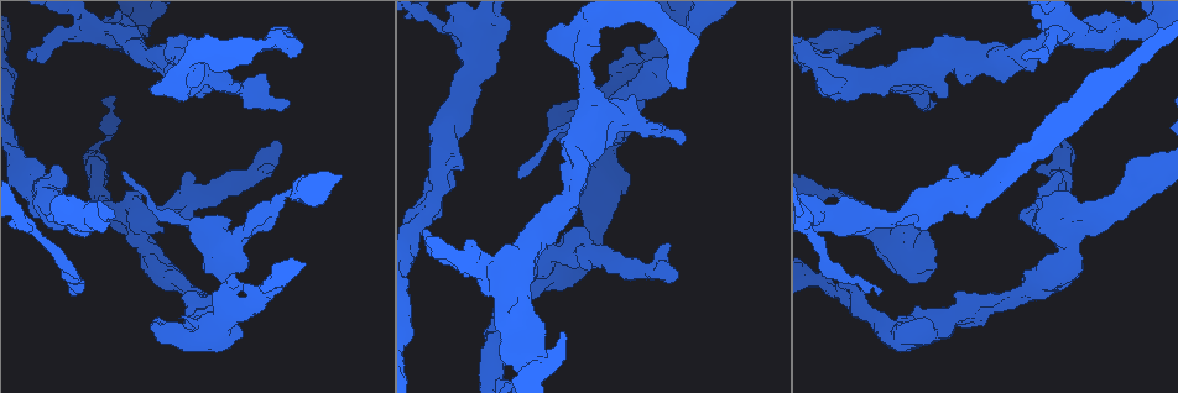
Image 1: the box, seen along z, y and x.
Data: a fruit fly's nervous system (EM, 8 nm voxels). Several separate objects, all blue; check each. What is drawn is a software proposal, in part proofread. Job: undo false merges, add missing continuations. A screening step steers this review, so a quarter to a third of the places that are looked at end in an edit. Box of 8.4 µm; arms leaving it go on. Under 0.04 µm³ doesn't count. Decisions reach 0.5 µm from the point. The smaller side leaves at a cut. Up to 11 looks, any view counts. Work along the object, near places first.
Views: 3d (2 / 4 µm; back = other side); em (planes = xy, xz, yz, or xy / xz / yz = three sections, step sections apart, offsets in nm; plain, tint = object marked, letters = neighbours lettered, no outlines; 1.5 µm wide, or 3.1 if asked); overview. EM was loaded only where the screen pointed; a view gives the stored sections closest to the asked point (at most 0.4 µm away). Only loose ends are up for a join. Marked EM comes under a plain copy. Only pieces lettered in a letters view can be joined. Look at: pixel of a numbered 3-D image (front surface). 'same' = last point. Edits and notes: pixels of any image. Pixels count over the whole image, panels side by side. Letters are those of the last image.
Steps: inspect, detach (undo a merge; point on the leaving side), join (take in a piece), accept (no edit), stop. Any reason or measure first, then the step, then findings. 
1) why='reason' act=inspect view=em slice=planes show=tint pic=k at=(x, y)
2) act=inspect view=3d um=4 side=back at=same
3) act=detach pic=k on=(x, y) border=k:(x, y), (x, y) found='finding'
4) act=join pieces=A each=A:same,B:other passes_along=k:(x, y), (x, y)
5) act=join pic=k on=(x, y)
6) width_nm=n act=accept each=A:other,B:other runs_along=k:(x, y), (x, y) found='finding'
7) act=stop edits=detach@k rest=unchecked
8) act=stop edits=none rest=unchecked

why='thick end' act=inspect view=3d um=2 pic=1 at=(643, 105)

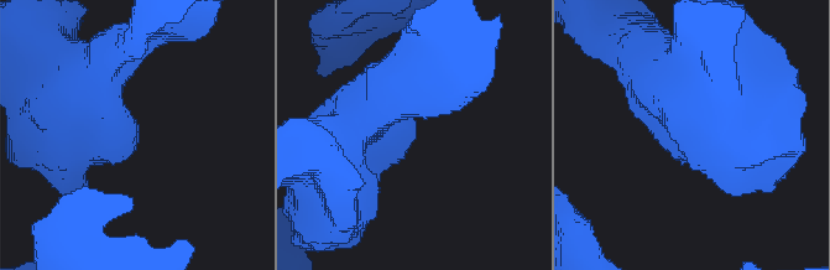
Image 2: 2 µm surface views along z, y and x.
why='shape alone is not enough' act=inspect view=em slice=yz step=8 show=letters pic=2 at=(134, 147)

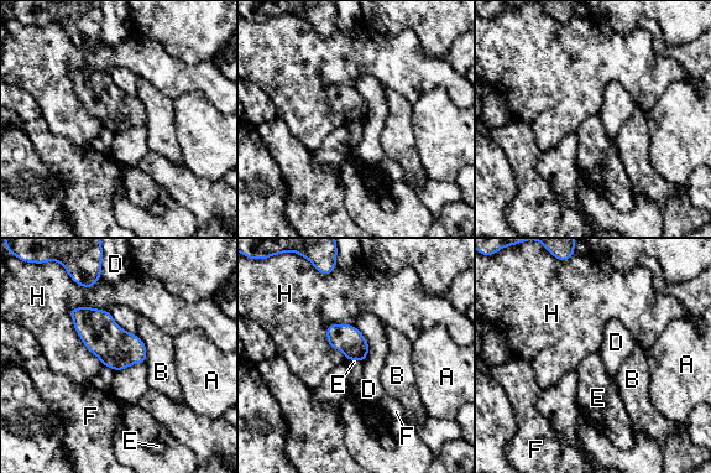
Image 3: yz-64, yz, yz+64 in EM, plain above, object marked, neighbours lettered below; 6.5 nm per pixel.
why='cut it another way' act=inspect view=em slice=planes show=letters at=same

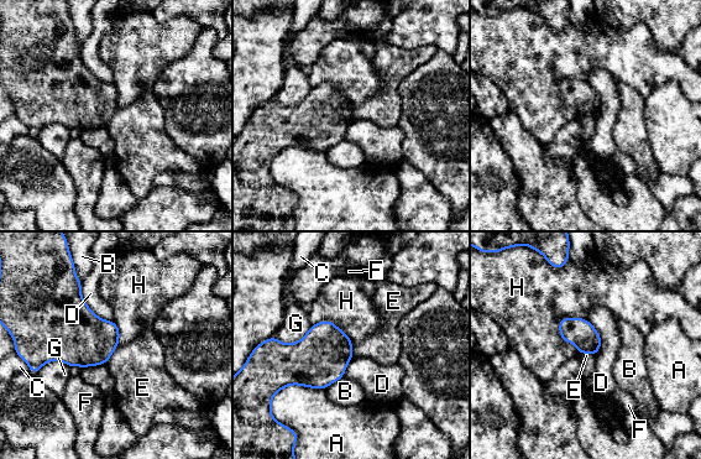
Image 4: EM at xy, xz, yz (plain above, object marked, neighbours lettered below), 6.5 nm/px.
longest_contact=D:340nm act=accept each=A:other,B:other,C:other,D:other,E:other,F:other,G:other,H:other border=4:(119, 343), (105, 363) found='none of them fits'

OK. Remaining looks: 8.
why='long arm stops here' act=inspect view=3d um=4 pic=1 at=(78, 292)

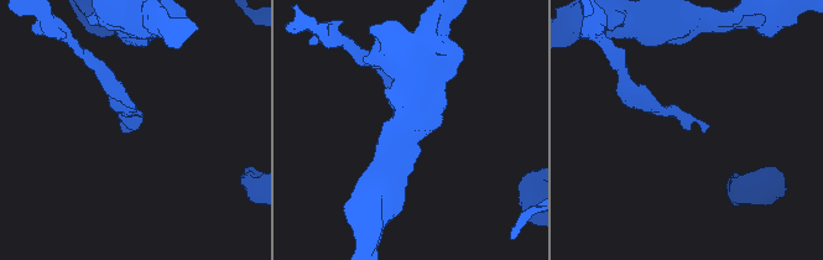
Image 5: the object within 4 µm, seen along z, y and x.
why='shape alone is not enough' act=inspect view=em slice=xy step=4 show=letters pic=5 at=(132, 127)

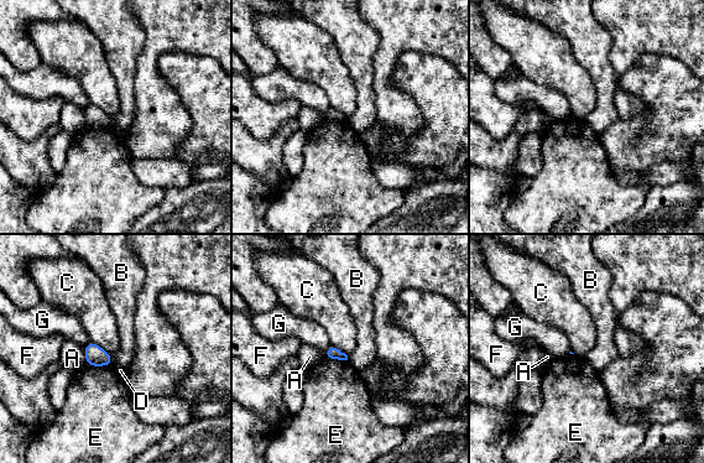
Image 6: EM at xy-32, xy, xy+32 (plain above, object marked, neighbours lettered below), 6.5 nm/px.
act=inspect view=em slice=planes show=letters at=same

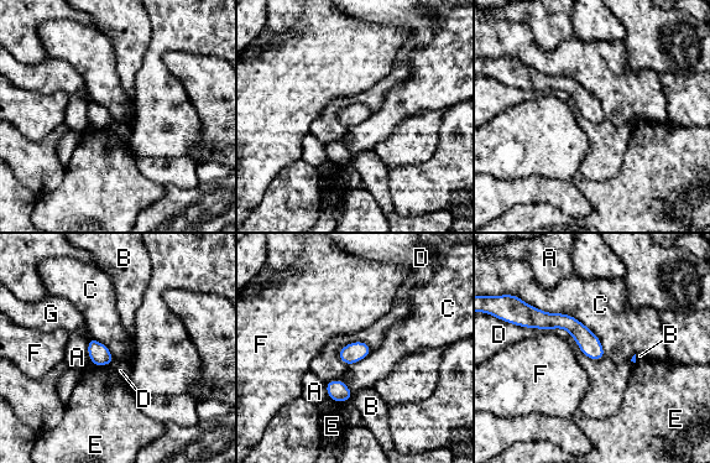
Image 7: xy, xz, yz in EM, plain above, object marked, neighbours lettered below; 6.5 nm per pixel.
width_nm=130 act=accept each=A:other,B:other,C:other,D:other,E:other,F:other,G:other border=7:(372, 350), (349, 342), (338, 358) found='none of them fits'

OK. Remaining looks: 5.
why='free end' act=inspect view=3d um=4 pic=1 at=(286, 31)

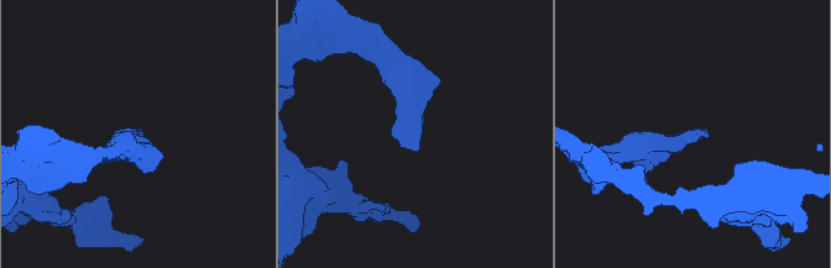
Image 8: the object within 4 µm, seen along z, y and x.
why='shape alone is not enough' act=inspect view=em slice=planes show=letters pic=8 at=(414, 150)

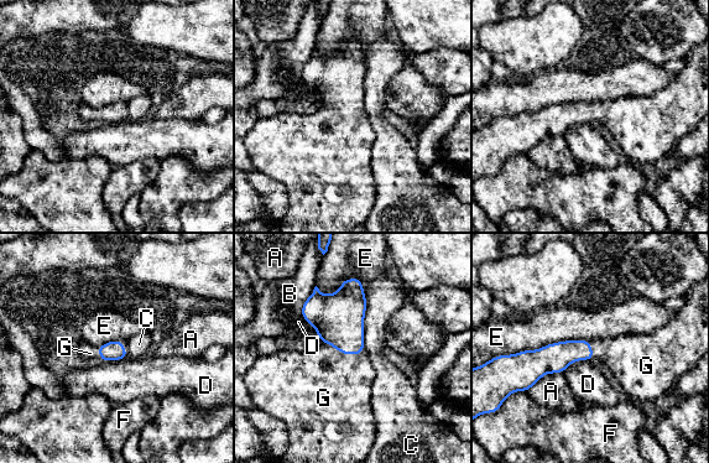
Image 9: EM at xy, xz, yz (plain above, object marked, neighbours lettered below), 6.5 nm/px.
act=join pieces=G each=A:other,B:other,C:other,D:other,E:other,F:other,G:same passes_along=9:(338, 318), (344, 353), (330, 389) found='the neuron continues'

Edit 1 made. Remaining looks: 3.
why='see it whole again' act=inspect view=overview

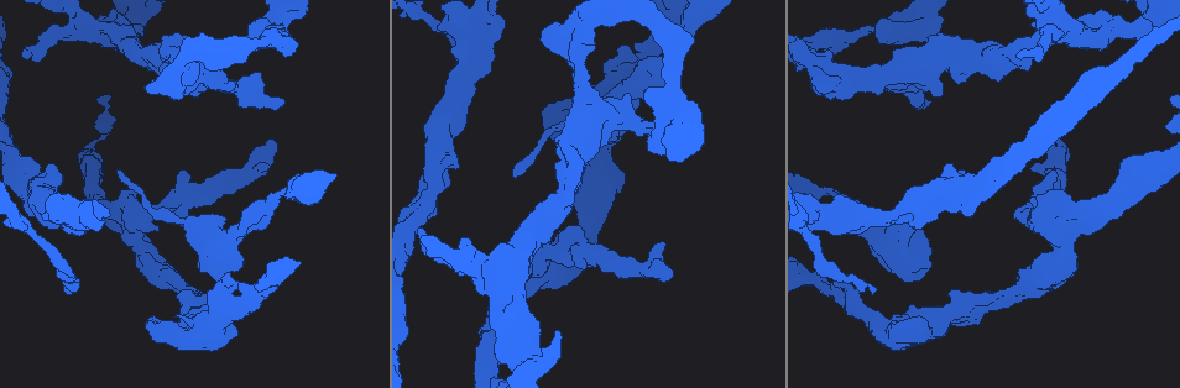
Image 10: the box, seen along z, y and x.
why='closes a loop' act=inspect view=em slice=planes show=tint pic=10 at=(997, 292)

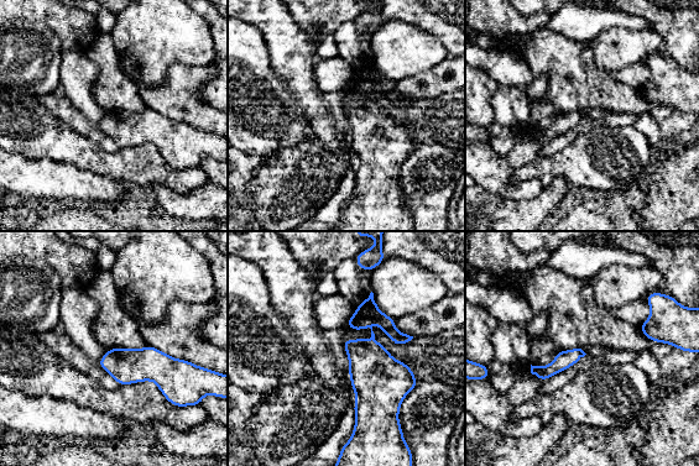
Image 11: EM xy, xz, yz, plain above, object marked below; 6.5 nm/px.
why='see the neighbours' act=inspect view=em slice=planes show=letters at=same

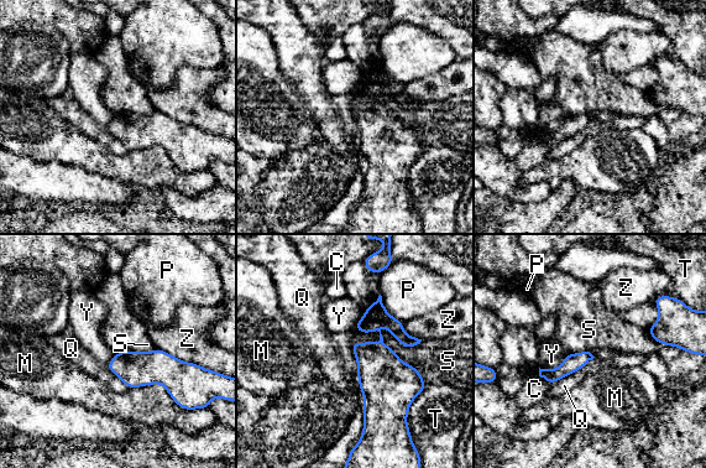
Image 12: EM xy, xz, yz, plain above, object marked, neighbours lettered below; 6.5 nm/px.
width_nm=120 act=accept each=C:other,M:other,P:other,Q:other,S:other,T:other,Y:other,Z:other border=12:(382, 324), (382, 341), (427, 385) found='continuous, no second neuron'

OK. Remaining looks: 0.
act=stop edits=join@9 rest=unchecked

